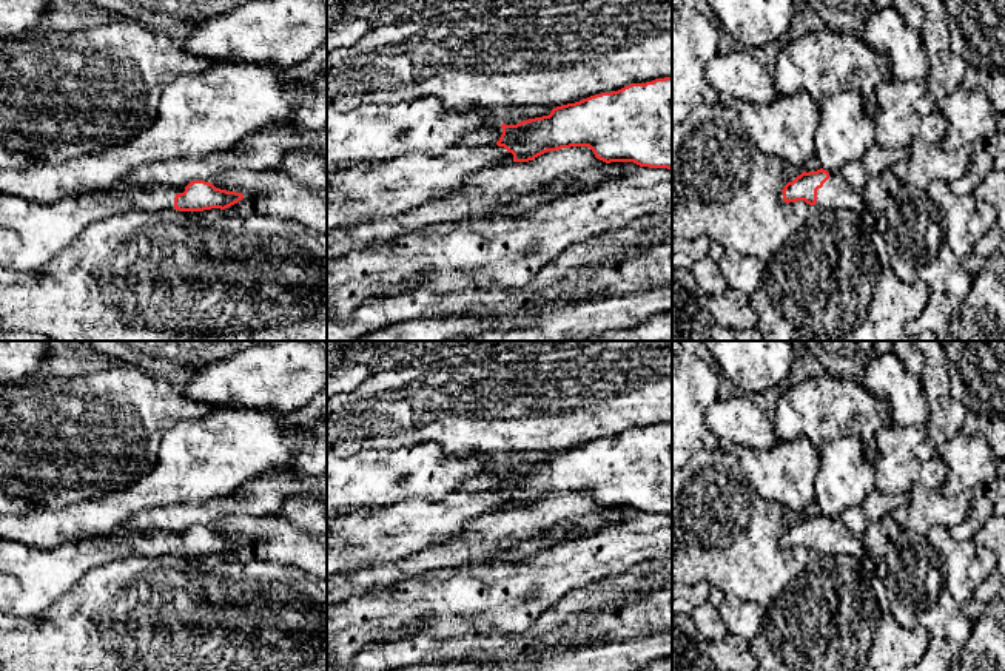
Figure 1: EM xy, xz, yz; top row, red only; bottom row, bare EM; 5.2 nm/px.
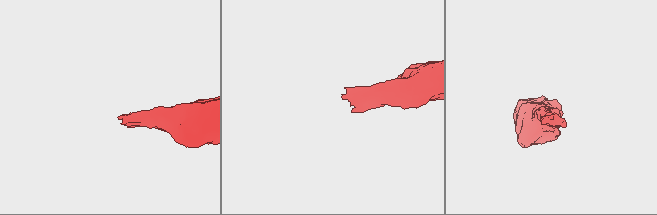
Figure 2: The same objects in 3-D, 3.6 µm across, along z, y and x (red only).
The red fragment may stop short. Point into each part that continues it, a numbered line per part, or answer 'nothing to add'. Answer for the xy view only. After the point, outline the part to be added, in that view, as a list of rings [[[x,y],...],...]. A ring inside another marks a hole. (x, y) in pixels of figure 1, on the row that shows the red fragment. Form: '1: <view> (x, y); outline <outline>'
1: xy (45, 229); outline [[[151,185],[131,190],[103,190],[94,193],[71,194],[54,202],[35,202],[22,196],[0,193],[0,227],[12,230],[20,238],[20,248],[0,251],[0,265],[17,270],[39,270],[69,248],[82,231],[109,216],[131,211],[174,210],[174,197],[185,187]]]

